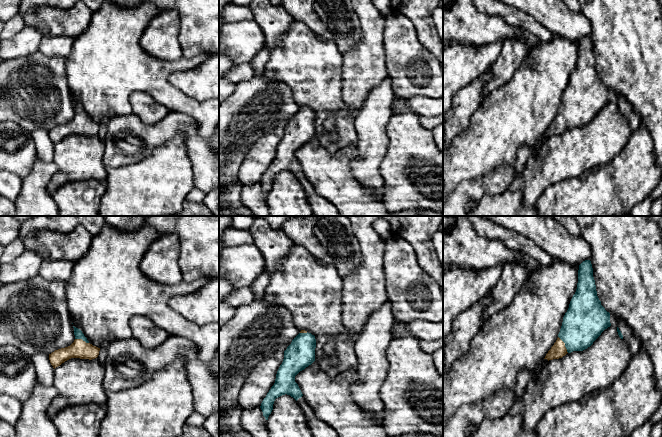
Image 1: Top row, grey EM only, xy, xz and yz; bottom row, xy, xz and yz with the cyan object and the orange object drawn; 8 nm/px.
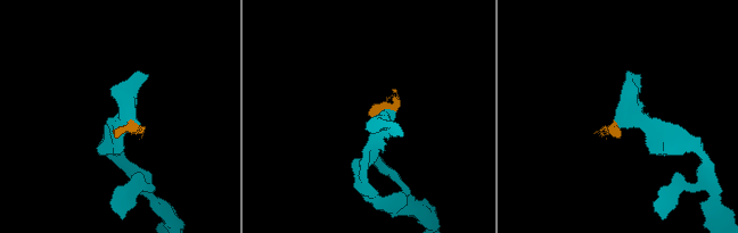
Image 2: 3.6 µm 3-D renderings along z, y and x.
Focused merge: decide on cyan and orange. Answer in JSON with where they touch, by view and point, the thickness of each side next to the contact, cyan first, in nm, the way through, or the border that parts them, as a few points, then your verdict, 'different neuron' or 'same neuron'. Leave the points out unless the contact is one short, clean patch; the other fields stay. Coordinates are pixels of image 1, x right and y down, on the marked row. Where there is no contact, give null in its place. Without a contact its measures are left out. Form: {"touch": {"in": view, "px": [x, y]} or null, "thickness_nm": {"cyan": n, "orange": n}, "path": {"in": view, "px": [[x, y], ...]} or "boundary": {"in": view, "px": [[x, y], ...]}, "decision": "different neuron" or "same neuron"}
{"touch": {"in": "yz", "px": [565, 344]}, "thickness_nm": {"cyan": 320, "orange": 120}, "path": {"in": "yz", "px": [[585, 320], [565, 344], [558, 350]]}, "decision": "same neuron"}

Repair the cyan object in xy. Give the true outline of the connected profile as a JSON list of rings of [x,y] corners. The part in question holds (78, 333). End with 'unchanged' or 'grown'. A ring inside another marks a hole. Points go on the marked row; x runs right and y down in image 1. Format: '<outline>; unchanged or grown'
[[[74,326],[73,328],[74,342],[68,347],[55,350],[49,354],[50,363],[54,369],[71,358],[92,360],[99,355],[100,348],[90,344],[80,329]]]; grown

